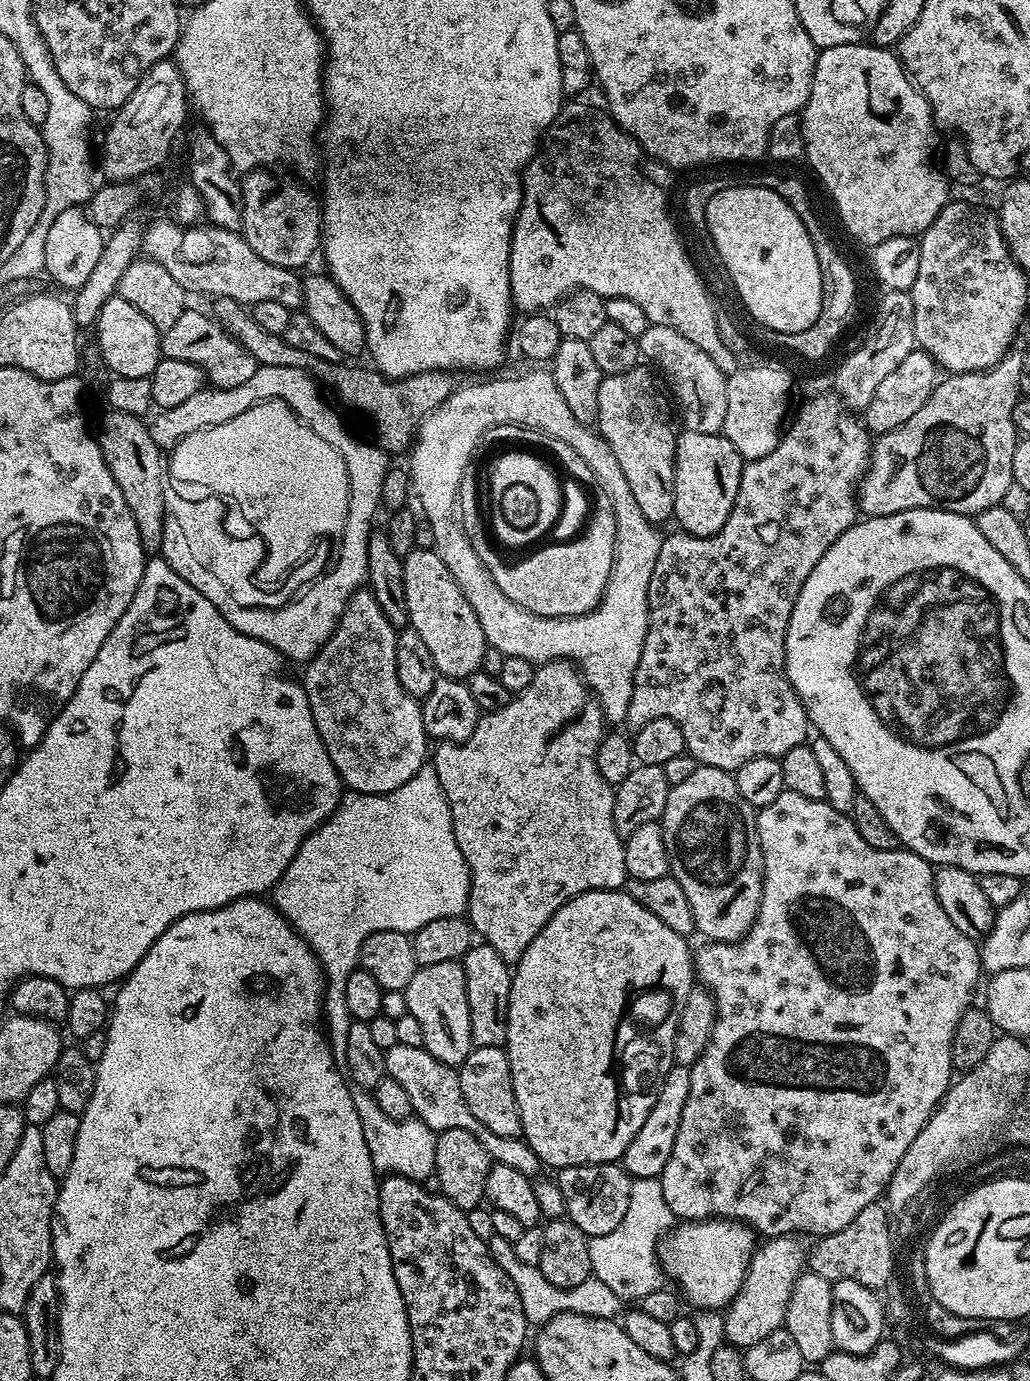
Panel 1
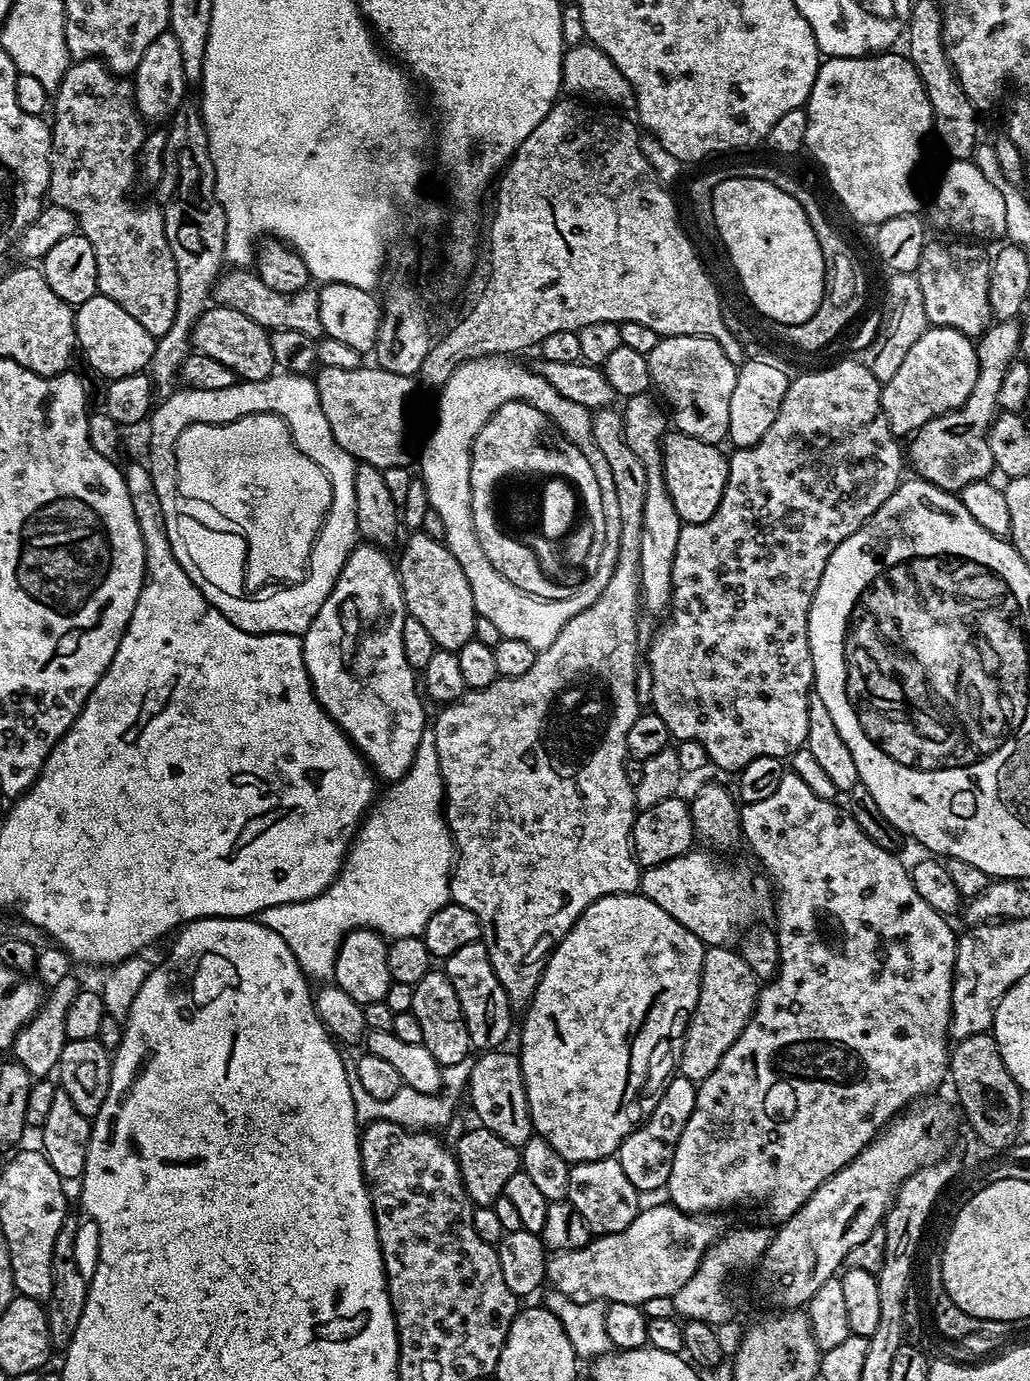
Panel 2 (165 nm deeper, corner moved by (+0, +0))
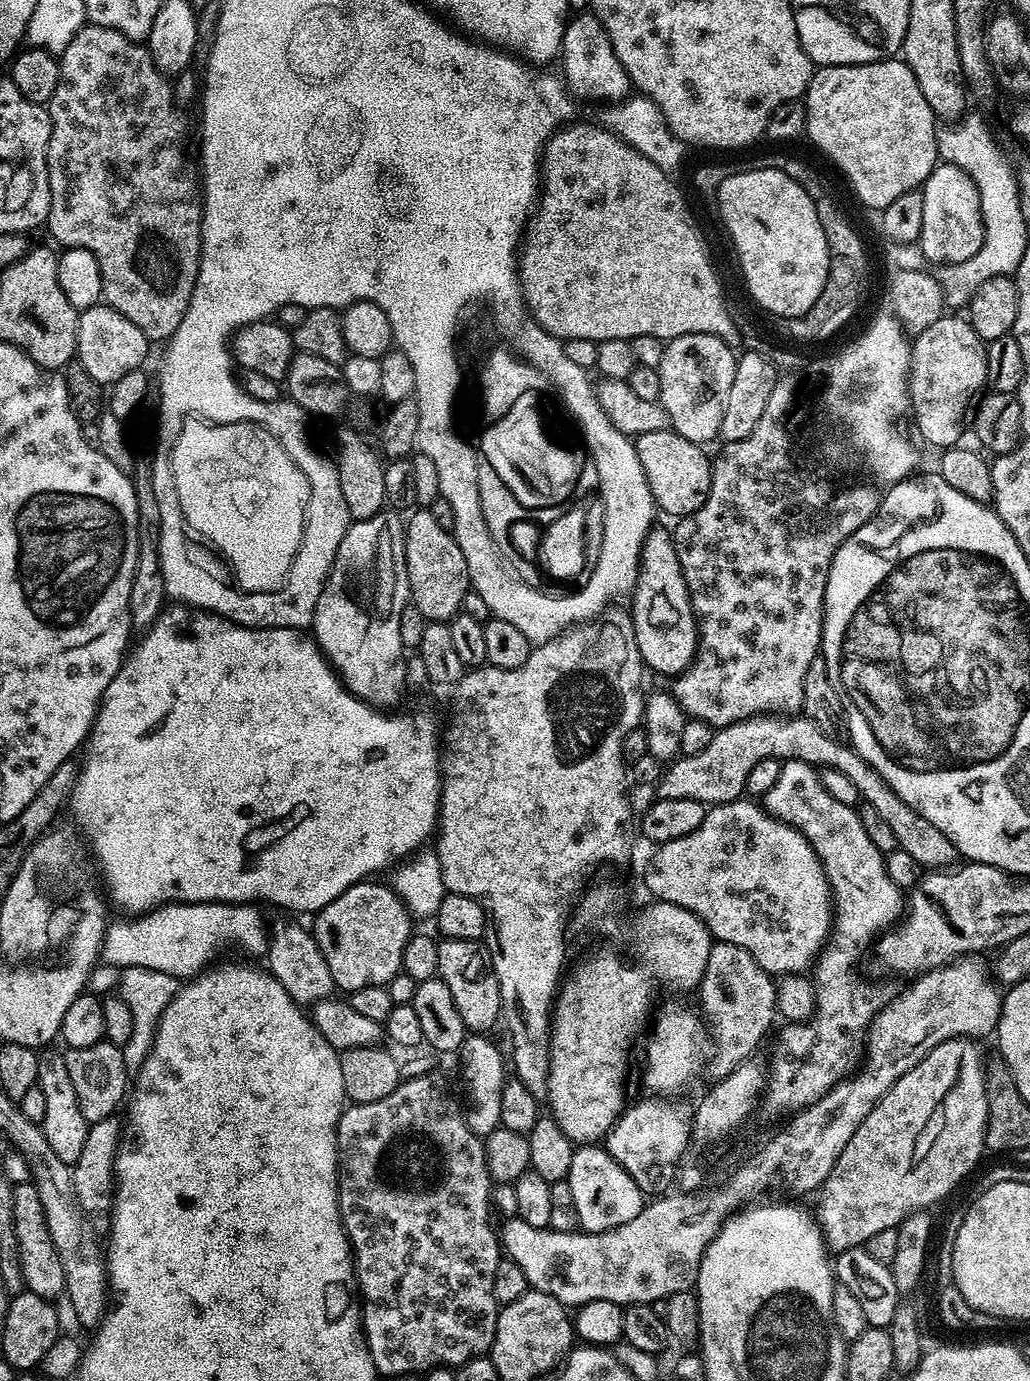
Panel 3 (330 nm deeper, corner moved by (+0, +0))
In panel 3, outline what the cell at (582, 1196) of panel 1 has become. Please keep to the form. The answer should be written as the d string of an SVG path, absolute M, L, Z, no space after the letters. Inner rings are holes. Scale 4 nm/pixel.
M580 1146L576 1148L570 1162L570 1174L567 1178L570 1194L574 1194L574 1210L578 1210L580 1228L586 1232L605 1232L614 1230L638 1214L646 1203L645 1193L622 1170L618 1161L600 1146Z

